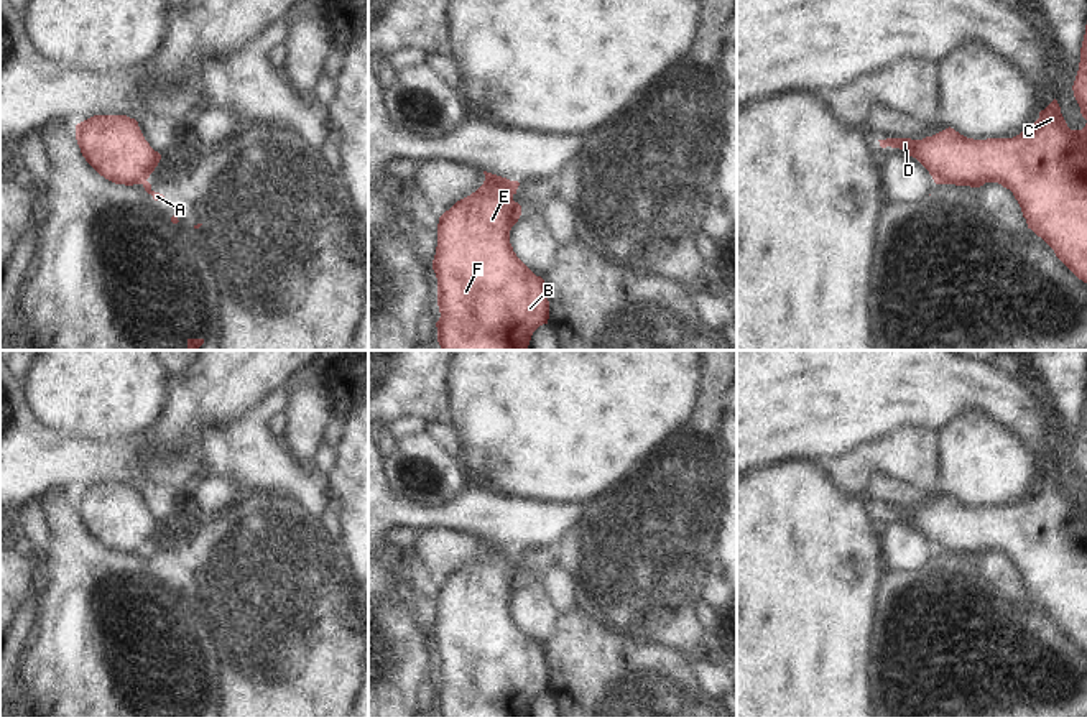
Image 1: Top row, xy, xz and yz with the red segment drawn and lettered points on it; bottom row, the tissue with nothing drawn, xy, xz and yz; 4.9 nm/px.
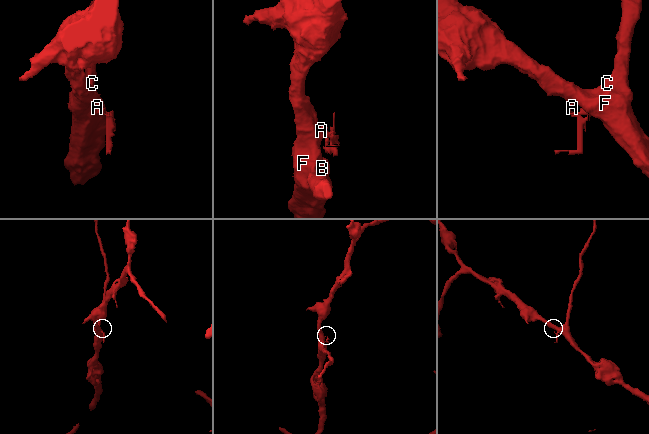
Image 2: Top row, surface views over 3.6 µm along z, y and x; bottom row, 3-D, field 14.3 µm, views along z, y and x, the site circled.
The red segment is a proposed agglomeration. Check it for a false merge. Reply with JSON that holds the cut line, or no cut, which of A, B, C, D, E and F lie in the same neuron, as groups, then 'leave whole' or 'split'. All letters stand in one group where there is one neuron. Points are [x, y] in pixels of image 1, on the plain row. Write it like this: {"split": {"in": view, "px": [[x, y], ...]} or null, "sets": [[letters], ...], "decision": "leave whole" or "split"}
{"split": {"in": "xz", "px": [[510, 550], [515, 558]]}, "sets": [["A"], ["B", "C", "D", "E", "F"]], "decision": "split"}

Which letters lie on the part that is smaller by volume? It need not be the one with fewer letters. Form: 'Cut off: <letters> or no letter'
Cut off: A

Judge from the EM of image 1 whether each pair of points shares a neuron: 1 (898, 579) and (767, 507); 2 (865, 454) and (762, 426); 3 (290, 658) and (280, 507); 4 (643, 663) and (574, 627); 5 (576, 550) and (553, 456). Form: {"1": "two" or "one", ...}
{"1": "two", "2": "two", "3": "one", "4": "one", "5": "two"}

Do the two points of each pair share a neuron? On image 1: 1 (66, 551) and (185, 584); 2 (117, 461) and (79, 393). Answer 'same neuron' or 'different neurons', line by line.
1: same neuron
2: different neurons

